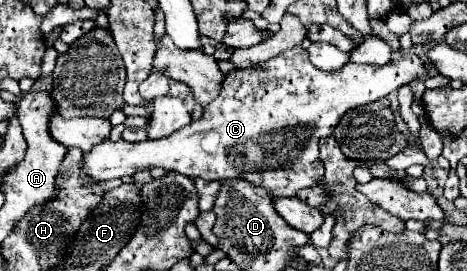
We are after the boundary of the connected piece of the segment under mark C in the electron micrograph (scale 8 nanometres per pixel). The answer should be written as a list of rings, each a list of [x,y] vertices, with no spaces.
[[[297,45],[265,63],[229,71],[219,97],[205,107],[199,121],[155,141],[127,143],[123,139],[105,139],[89,153],[83,153],[81,167],[93,181],[135,175],[151,167],[163,167],[191,179],[201,177],[207,181],[245,177],[245,181],[261,185],[273,197],[295,197],[299,189],[313,187],[323,179],[319,141],[333,133],[351,107],[387,97],[391,91],[415,79],[427,79],[427,73],[429,65],[411,53],[381,67],[347,63],[335,73],[325,73],[313,67],[303,45]]]

